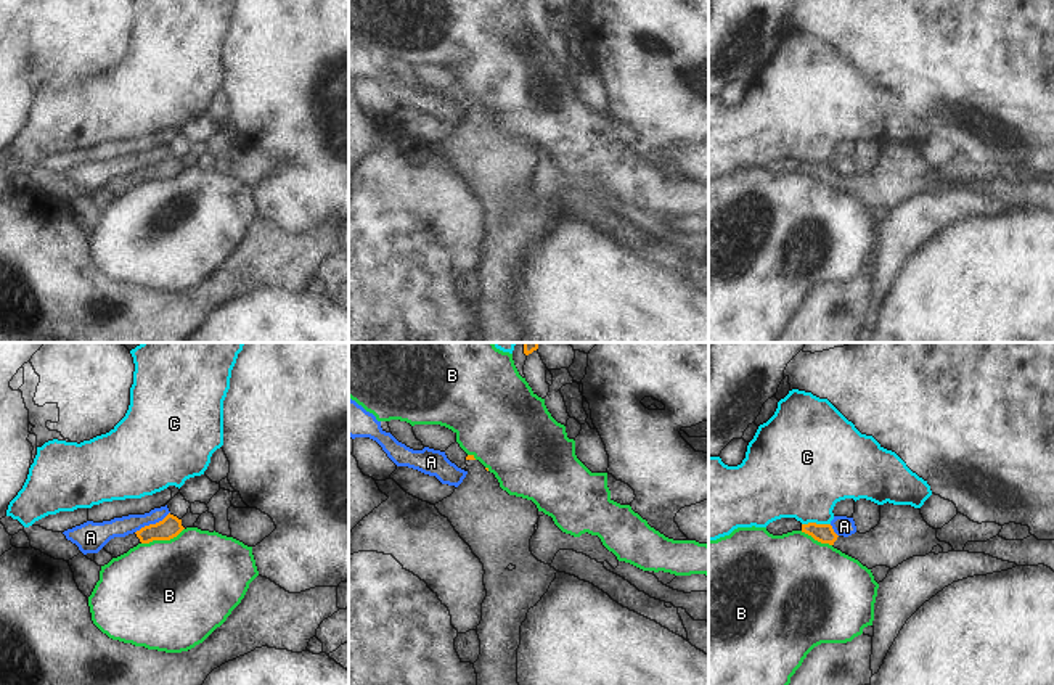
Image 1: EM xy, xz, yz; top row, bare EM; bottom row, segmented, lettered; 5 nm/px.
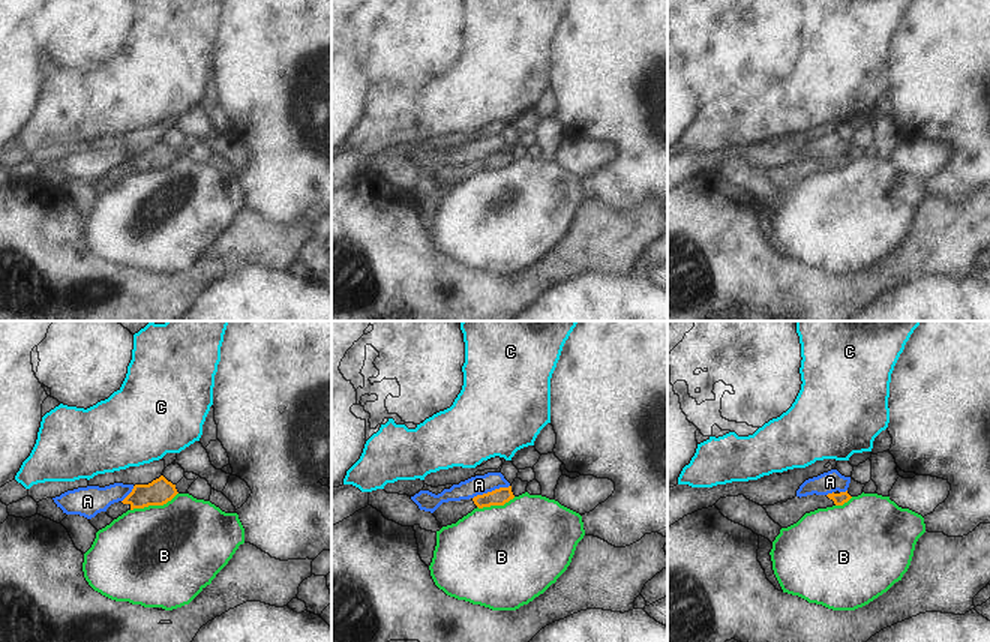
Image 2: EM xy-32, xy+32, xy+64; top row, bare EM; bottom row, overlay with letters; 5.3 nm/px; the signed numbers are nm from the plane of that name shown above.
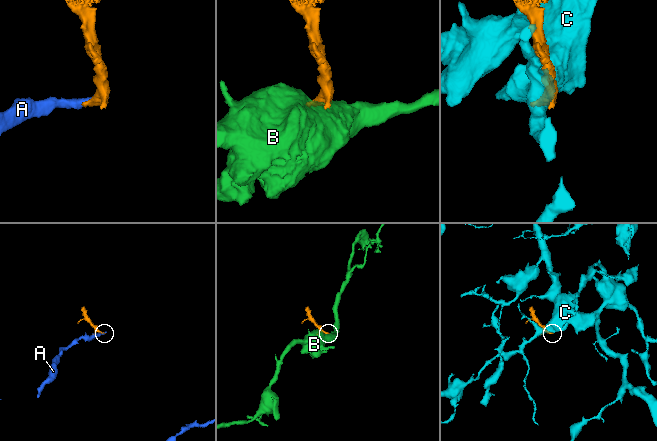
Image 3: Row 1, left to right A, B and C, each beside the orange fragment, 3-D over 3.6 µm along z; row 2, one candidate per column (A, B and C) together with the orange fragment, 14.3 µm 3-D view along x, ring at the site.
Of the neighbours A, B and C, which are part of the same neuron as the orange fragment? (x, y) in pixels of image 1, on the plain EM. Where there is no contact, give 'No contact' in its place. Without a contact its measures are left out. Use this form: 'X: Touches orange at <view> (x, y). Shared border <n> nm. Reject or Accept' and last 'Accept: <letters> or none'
A: Touches orange at xy (151, 164). Shared border 200 nm. Reject
B: Touches orange at xy (163, 179). Shared border 240 nm. Reject
C: Touches orange at yz (815, 163). Shared border 140 nm. Reject
Accept: none.

